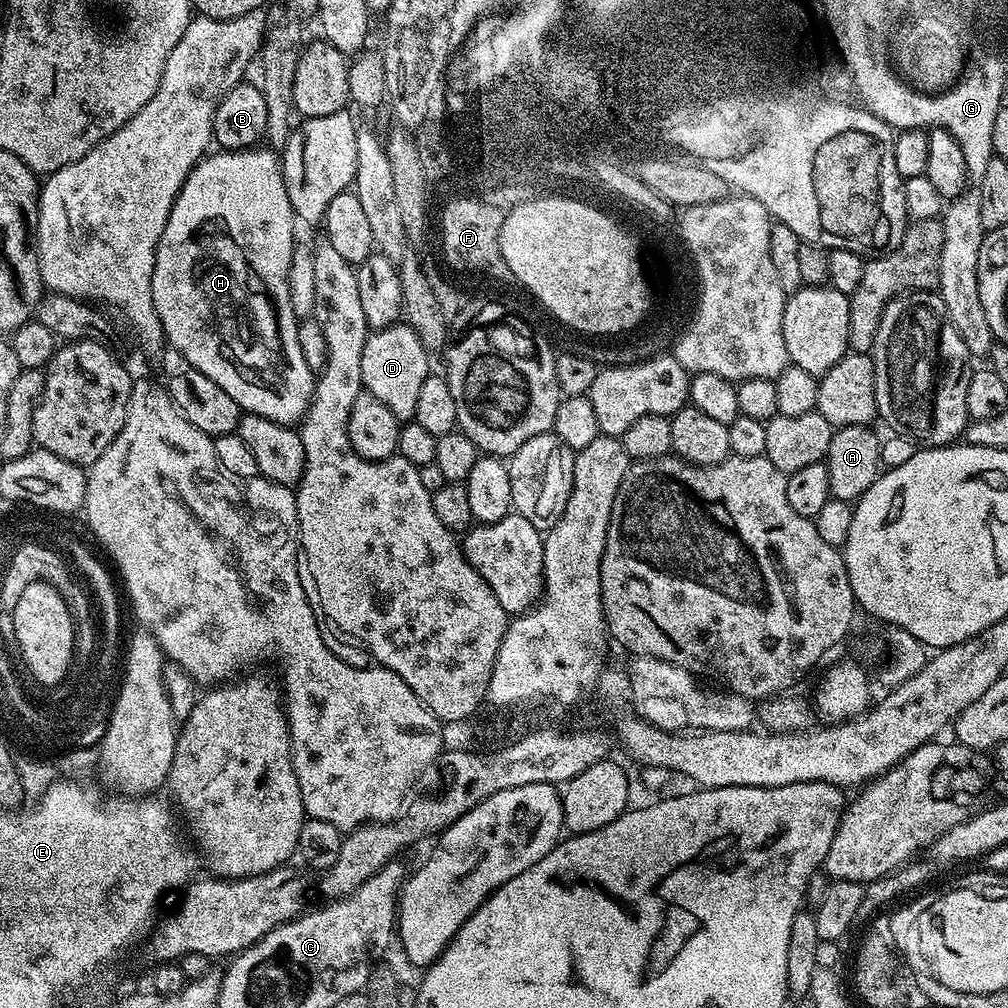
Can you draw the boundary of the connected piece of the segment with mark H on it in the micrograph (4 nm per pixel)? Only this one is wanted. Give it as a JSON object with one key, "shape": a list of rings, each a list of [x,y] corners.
{"shape":[[[257,146],[243,150],[216,150],[205,155],[204,159],[193,168],[192,173],[184,179],[180,193],[172,204],[166,226],[162,230],[162,238],[156,247],[154,262],[154,278],[152,279],[152,305],[164,327],[164,339],[173,344],[184,355],[184,364],[194,367],[206,378],[218,382],[234,402],[245,412],[262,418],[270,418],[279,424],[299,425],[308,413],[312,401],[314,374],[310,366],[306,366],[306,358],[302,358],[302,346],[298,346],[298,314],[291,308],[291,286],[288,272],[292,268],[291,256],[294,247],[292,240],[292,222],[294,213],[290,198],[287,196],[289,181],[284,181],[284,172],[280,169],[280,160],[275,151],[268,146]]]}

